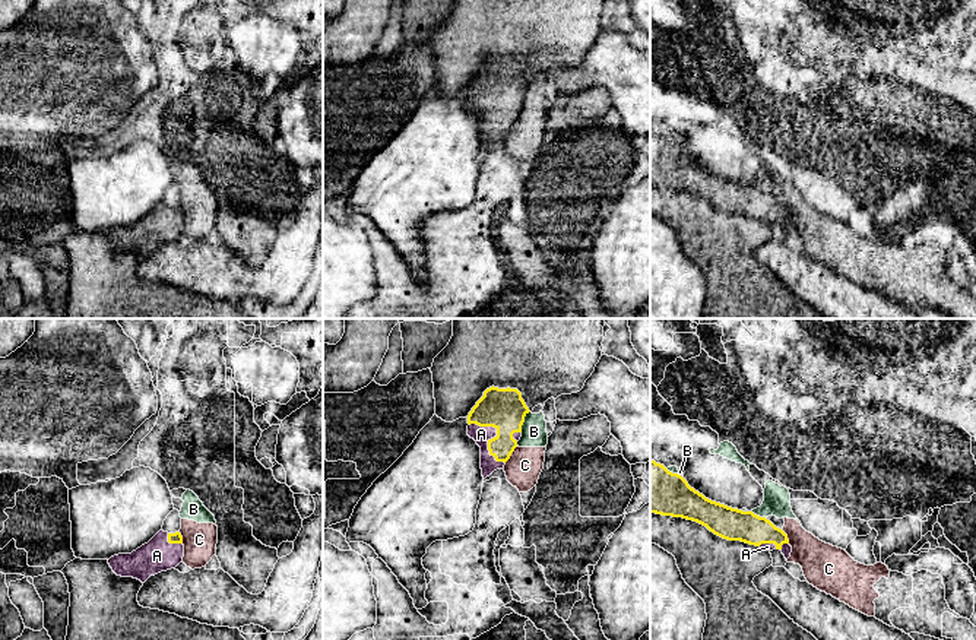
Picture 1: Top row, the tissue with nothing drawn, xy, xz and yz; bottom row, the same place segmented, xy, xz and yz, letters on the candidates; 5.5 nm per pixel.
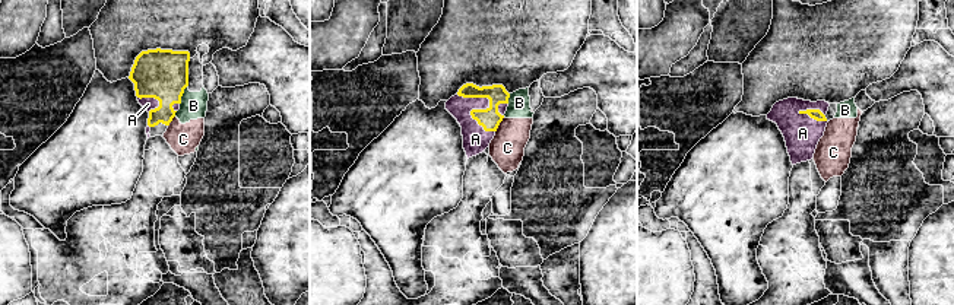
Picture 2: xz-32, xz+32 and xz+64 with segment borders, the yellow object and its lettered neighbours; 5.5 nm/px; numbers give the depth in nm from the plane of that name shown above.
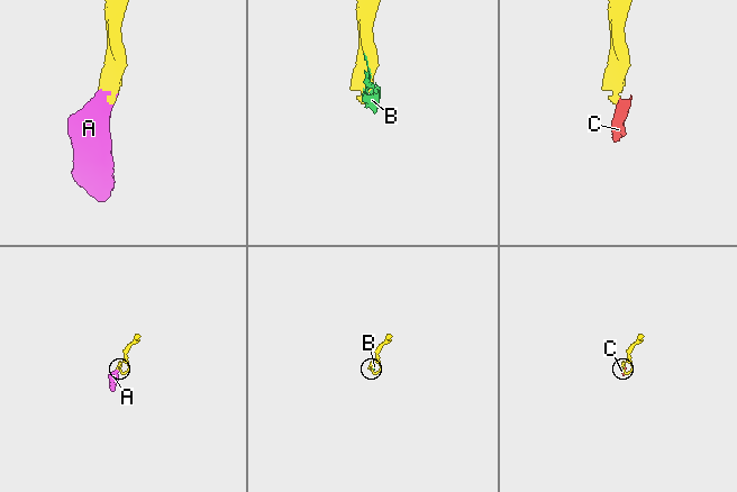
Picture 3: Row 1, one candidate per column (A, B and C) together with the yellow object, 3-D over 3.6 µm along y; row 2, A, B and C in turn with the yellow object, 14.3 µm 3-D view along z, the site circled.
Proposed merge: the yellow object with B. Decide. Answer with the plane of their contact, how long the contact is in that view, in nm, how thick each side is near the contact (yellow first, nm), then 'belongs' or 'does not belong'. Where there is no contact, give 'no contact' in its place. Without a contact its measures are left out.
xz | 130 nm | 220/140 nm | does not belong

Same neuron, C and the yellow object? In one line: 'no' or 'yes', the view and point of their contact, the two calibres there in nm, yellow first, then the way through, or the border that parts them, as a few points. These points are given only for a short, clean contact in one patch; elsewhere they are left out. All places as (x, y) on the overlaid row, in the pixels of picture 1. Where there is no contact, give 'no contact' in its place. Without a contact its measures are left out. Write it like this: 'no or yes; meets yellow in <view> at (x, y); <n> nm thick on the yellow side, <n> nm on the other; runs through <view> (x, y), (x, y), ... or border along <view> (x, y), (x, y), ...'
no; meets yellow in xz at (510, 455); 220 nm thick on the yellow side, 190 nm on the other; border along xz (517, 446), (504, 462)

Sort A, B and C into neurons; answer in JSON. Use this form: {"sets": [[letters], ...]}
{"sets": [["A"], ["B", "C"]]}

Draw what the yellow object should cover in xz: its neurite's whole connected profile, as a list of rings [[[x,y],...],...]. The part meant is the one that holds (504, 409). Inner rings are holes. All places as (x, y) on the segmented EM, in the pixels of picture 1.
[[[489,387],[468,415],[468,435],[481,447],[484,479],[506,462],[517,447],[529,408],[517,389]]]

